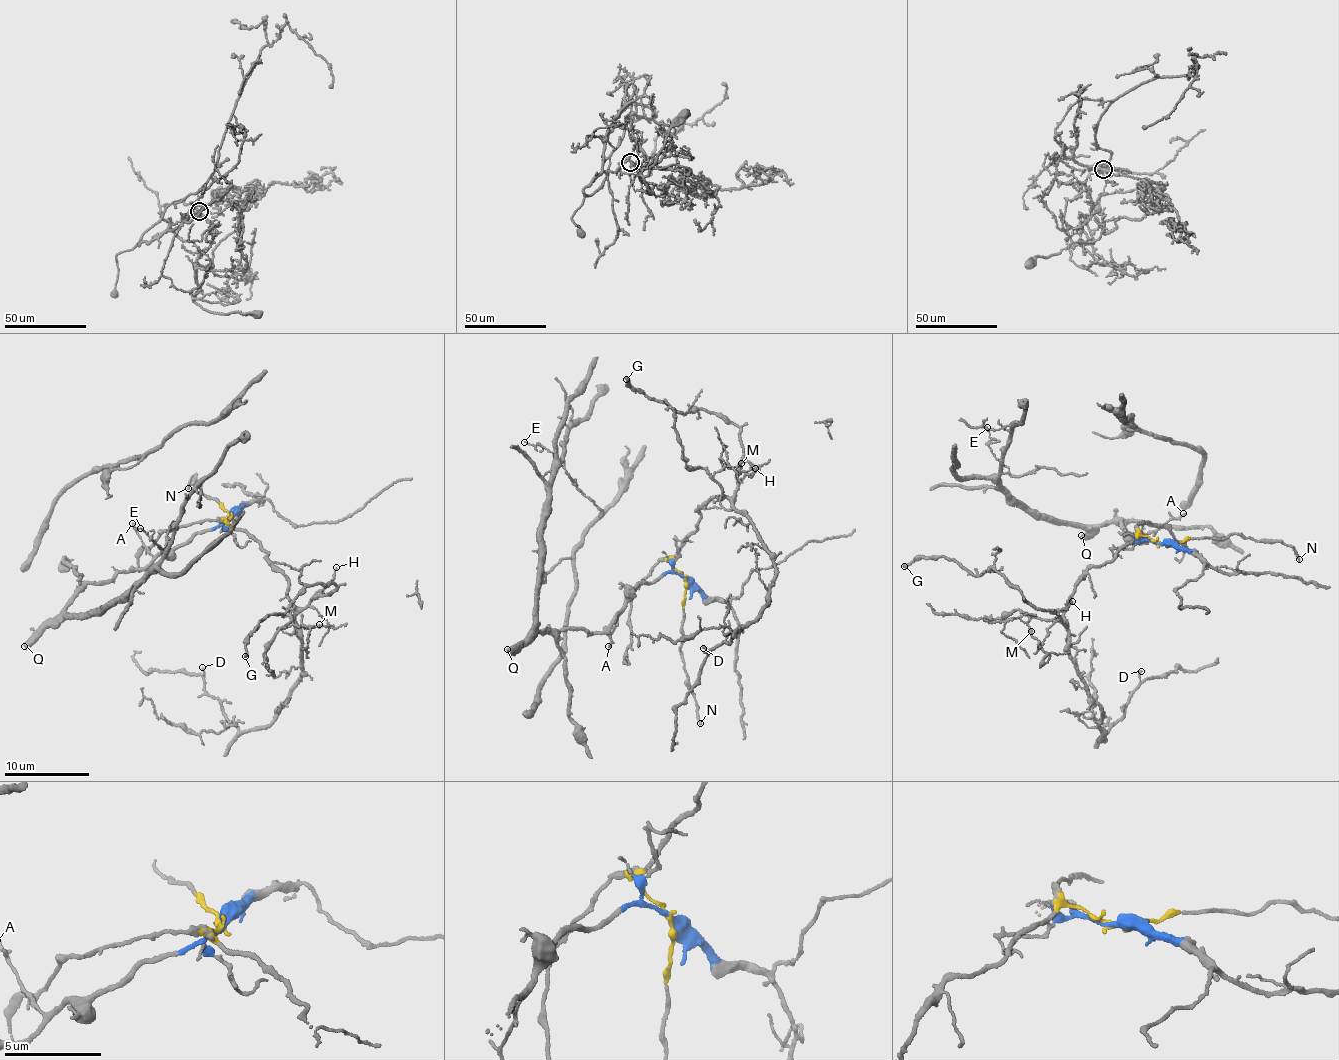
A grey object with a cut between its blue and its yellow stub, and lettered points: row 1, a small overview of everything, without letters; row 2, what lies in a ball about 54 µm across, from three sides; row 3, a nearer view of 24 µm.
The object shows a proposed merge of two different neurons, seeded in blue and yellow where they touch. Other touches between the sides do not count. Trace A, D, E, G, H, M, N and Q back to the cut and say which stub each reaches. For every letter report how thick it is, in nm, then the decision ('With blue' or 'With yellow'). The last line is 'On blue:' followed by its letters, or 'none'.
A: Thickness 180 nm. With blue
D: Thickness 140 nm. With yellow
E: Thickness 90 nm. With blue
G: Thickness 200 nm. With yellow
H: Thickness 110 nm. With yellow
M: Thickness 140 nm. With yellow
N: Thickness 160 nm. With yellow
Q: Thickness 600 nm. With blue
On blue: A, E, Q

